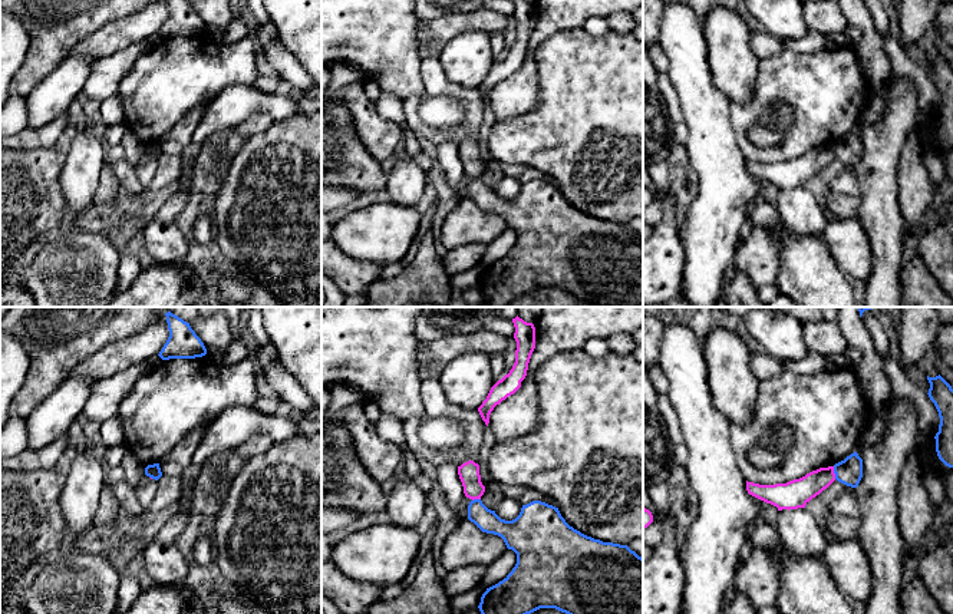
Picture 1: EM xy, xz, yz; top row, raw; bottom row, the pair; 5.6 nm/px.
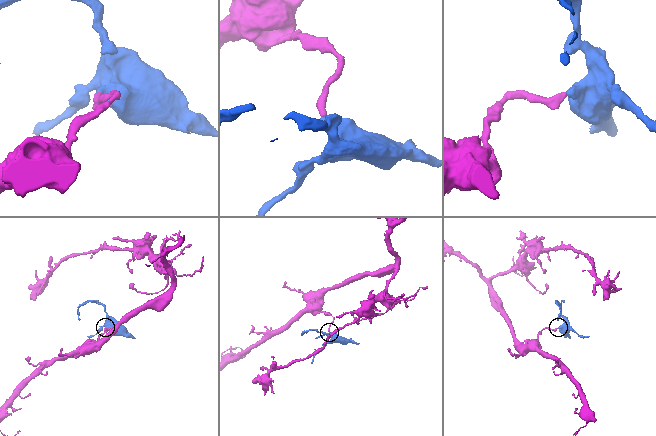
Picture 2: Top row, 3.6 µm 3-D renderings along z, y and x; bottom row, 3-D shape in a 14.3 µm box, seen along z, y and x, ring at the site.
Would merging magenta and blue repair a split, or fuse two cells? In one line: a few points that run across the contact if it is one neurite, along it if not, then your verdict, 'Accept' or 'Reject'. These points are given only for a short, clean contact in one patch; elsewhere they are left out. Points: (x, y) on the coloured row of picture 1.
Line: yz (833, 466), (836, 478). Reject

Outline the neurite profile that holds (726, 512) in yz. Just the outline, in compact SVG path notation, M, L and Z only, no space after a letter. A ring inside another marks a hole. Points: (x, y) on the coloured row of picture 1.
M665 326L659 367L669 380L667 396L689 452L685 471L698 496L698 515L687 528L683 545L682 614L723 614L726 590L733 581L741 549L752 525L762 519L765 502L746 491L746 479L732 450L731 422L713 403L703 349L689 327Z

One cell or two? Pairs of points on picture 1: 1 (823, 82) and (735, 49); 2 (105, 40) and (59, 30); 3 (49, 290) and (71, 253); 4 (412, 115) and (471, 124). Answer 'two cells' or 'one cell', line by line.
1: two cells
2: two cells
3: one cell
4: one cell

